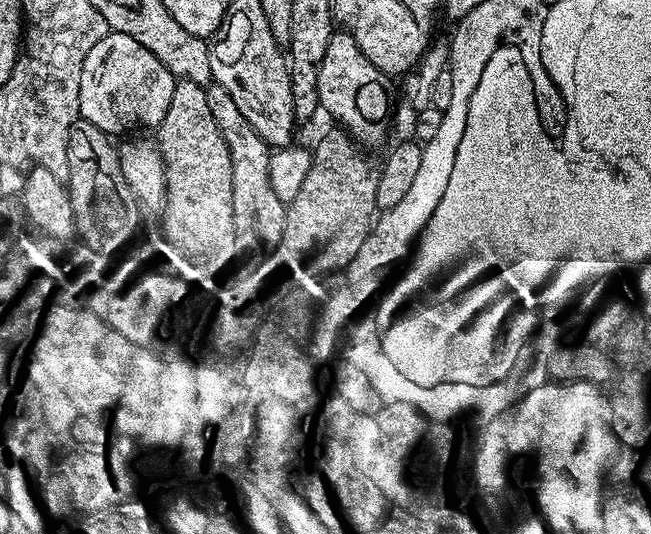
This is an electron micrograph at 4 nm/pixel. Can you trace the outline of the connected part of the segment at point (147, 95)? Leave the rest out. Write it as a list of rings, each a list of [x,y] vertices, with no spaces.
[[[110,32],[86,56],[79,82],[81,119],[93,122],[111,136],[138,126],[159,127],[170,106],[176,79],[166,66],[134,38]]]

